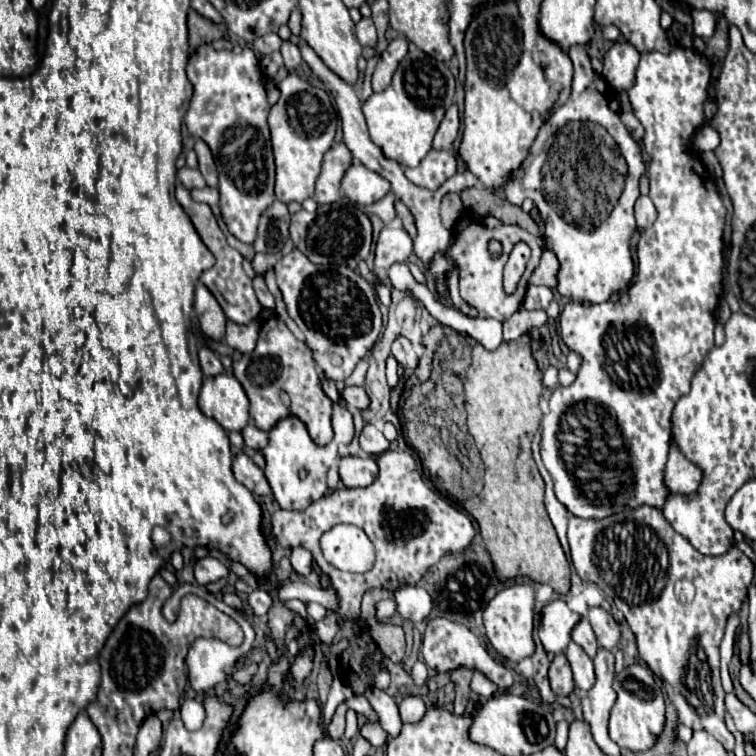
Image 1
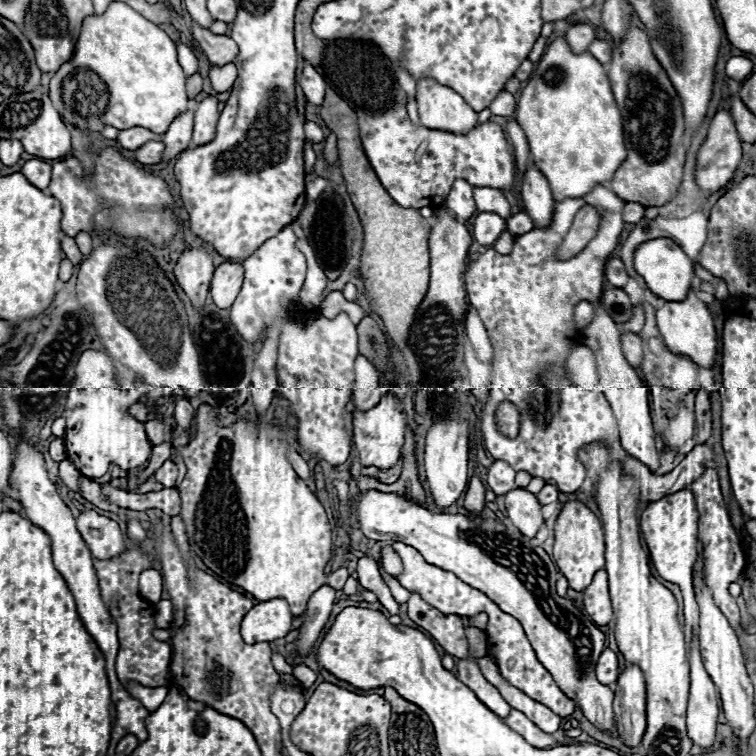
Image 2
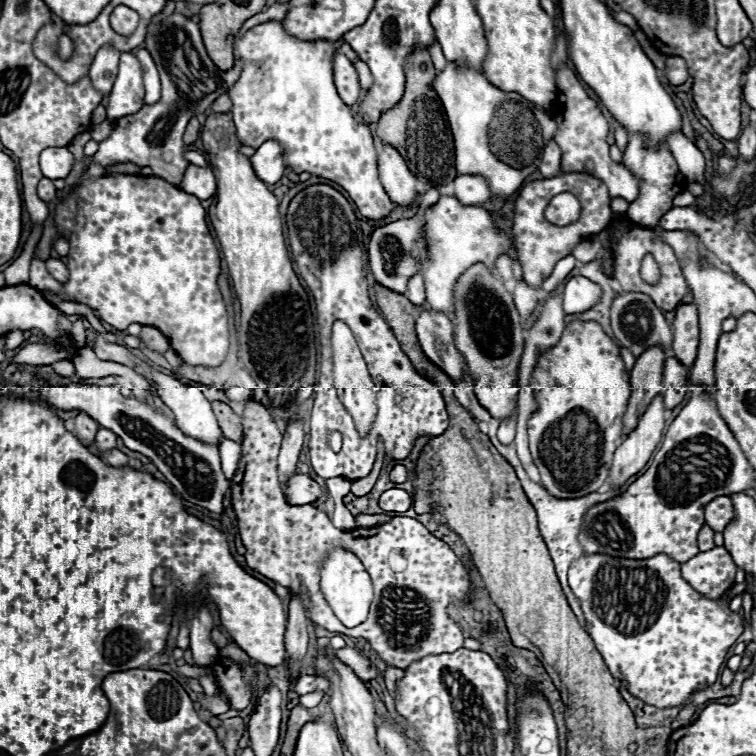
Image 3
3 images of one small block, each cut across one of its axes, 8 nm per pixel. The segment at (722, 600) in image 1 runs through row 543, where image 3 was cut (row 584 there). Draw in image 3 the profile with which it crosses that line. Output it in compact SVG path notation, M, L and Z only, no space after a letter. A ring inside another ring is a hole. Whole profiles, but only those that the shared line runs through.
M602 554L582 556L572 562L568 584L576 598L580 598L586 632L594 640L606 666L612 672L618 670L622 674L618 678L634 698L656 708L686 704L688 696L694 694L700 684L714 684L728 648L744 630L740 616L728 608L724 598L708 600L692 590L692 586L680 576L680 564L664 554L646 560L604 558Z

